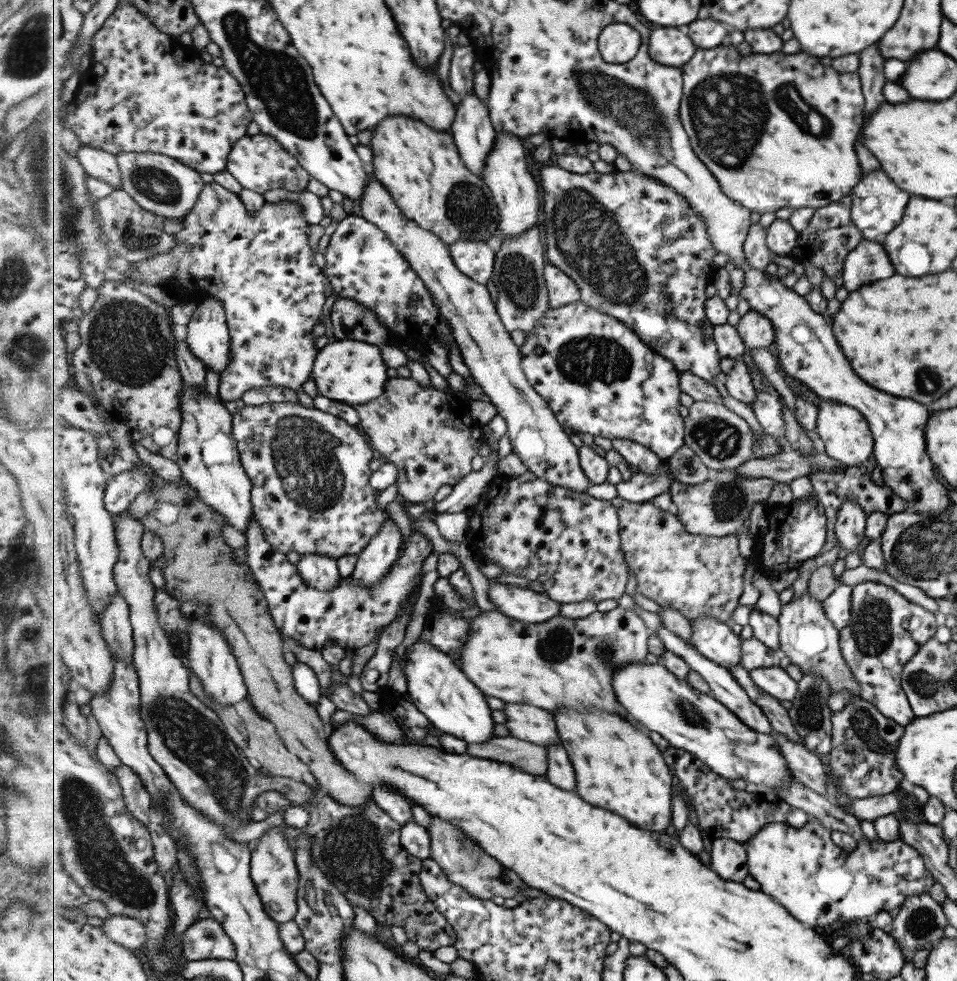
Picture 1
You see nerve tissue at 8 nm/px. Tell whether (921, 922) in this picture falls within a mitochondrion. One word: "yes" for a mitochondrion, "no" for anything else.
yes

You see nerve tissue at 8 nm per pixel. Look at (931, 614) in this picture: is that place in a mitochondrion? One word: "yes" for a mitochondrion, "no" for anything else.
no

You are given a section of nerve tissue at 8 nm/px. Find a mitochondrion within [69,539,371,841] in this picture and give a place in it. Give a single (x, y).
(194, 740)

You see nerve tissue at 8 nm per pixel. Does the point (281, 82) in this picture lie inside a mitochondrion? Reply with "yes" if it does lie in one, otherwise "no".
yes

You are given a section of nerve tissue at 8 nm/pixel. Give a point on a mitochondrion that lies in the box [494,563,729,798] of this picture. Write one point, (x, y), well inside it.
(551, 646)

